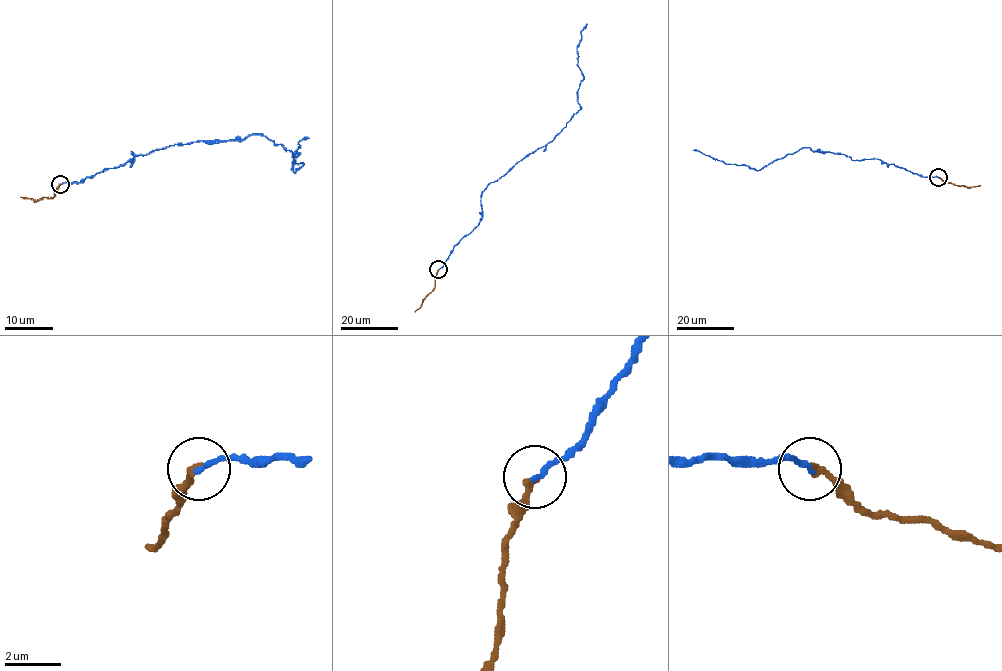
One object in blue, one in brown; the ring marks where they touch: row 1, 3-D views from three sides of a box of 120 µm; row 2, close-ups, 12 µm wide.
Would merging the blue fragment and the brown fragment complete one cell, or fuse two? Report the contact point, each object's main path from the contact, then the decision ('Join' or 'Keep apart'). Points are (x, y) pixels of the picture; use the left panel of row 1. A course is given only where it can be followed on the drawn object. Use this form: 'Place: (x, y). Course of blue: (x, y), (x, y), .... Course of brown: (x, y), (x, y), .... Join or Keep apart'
Place: (60, 184). Course of blue: (60, 184), (133, 161), (132, 152), (252, 133), (298, 154), (296, 172), (303, 164), (292, 155), (309, 138). Course of brown: (60, 184), (54, 197), (36, 201), (20, 197). Join

